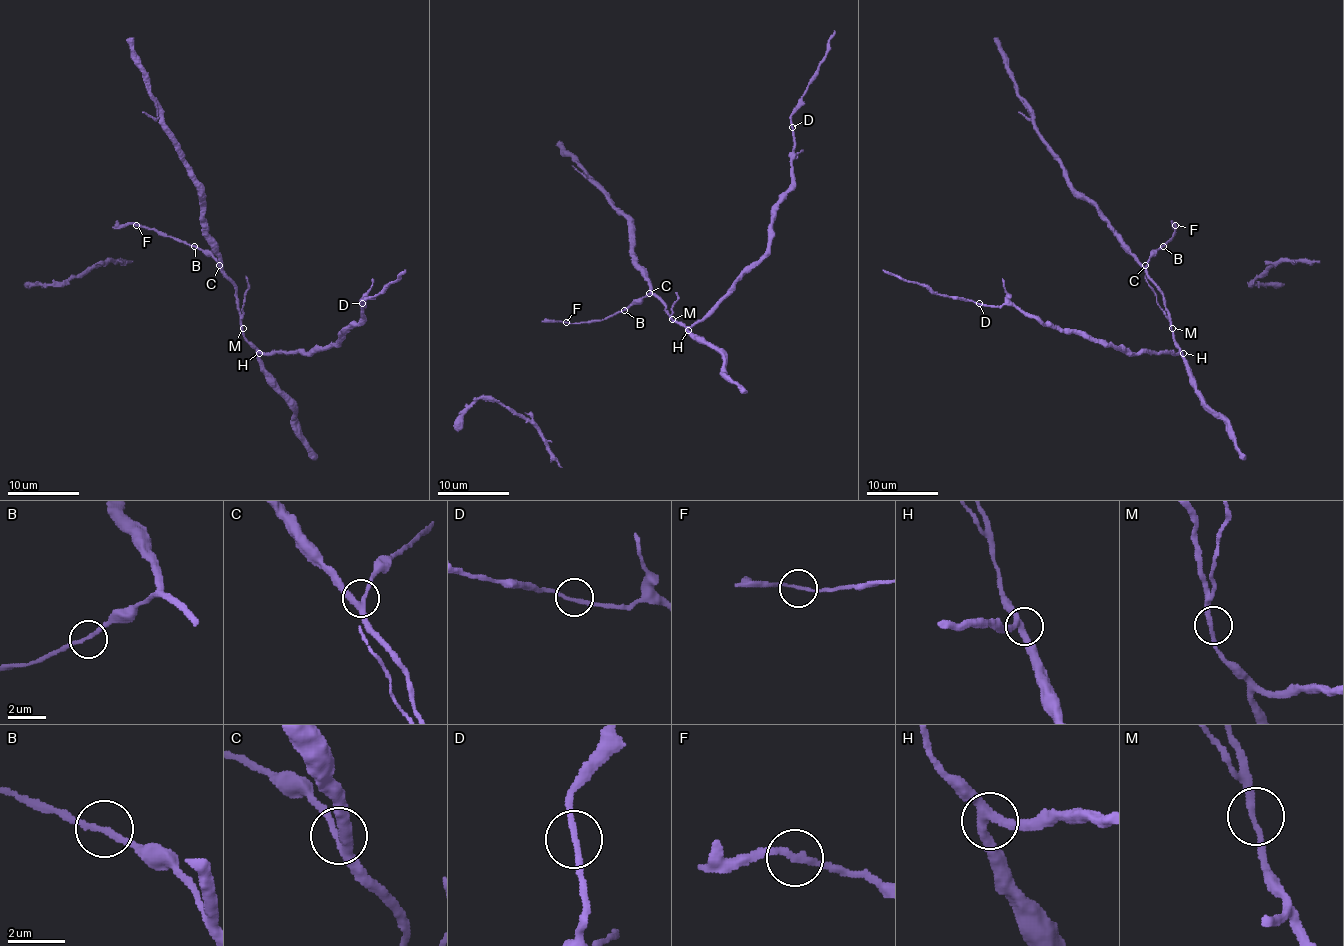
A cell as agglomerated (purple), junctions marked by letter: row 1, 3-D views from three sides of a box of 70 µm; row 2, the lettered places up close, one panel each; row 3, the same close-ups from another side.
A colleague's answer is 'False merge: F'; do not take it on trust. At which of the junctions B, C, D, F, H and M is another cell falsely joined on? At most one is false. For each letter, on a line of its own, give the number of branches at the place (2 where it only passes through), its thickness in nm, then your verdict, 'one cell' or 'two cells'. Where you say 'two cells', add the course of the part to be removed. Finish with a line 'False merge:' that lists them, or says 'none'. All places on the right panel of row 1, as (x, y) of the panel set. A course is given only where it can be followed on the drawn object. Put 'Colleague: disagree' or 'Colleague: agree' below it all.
B: branches 2; calibre 200 nm; one cell
C: branches 3; calibre 280 nm; one cell
D: branches 2; calibre 200 nm; one cell
F: branches 2; calibre 200 nm; one cell
H: branches 3; calibre 320 nm; one cell
M: branches 2; calibre 240 nm; one cell
False merge: none
Colleague: disagree

